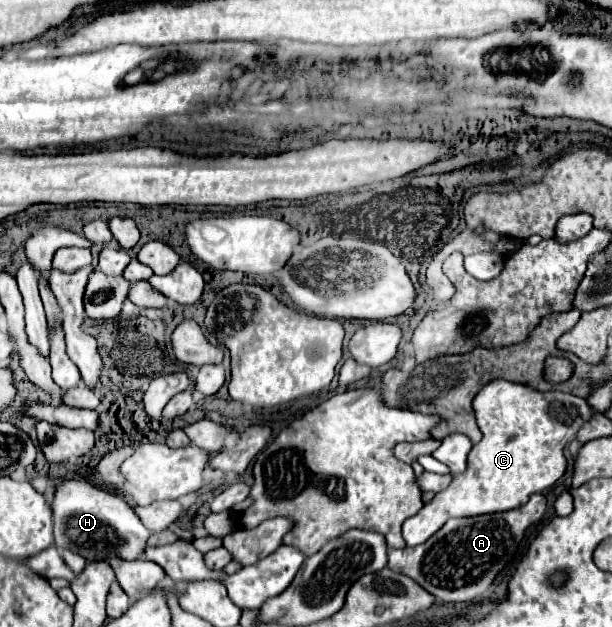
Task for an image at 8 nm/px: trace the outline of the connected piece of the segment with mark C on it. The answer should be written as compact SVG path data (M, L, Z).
M495 380L487 384L473 400L473 410L477 416L477 424L483 432L483 438L479 444L475 444L467 458L467 472L461 476L453 476L453 484L441 494L435 494L435 498L425 504L415 516L407 518L403 522L403 538L407 546L419 546L421 542L427 542L449 518L457 516L479 516L479 514L491 514L491 512L505 512L519 508L527 504L529 496L535 492L543 492L551 488L567 470L567 460L563 454L563 448L573 436L579 432L579 428L591 420L595 410L585 398L549 390L539 392L525 384L515 384L507 380Z

